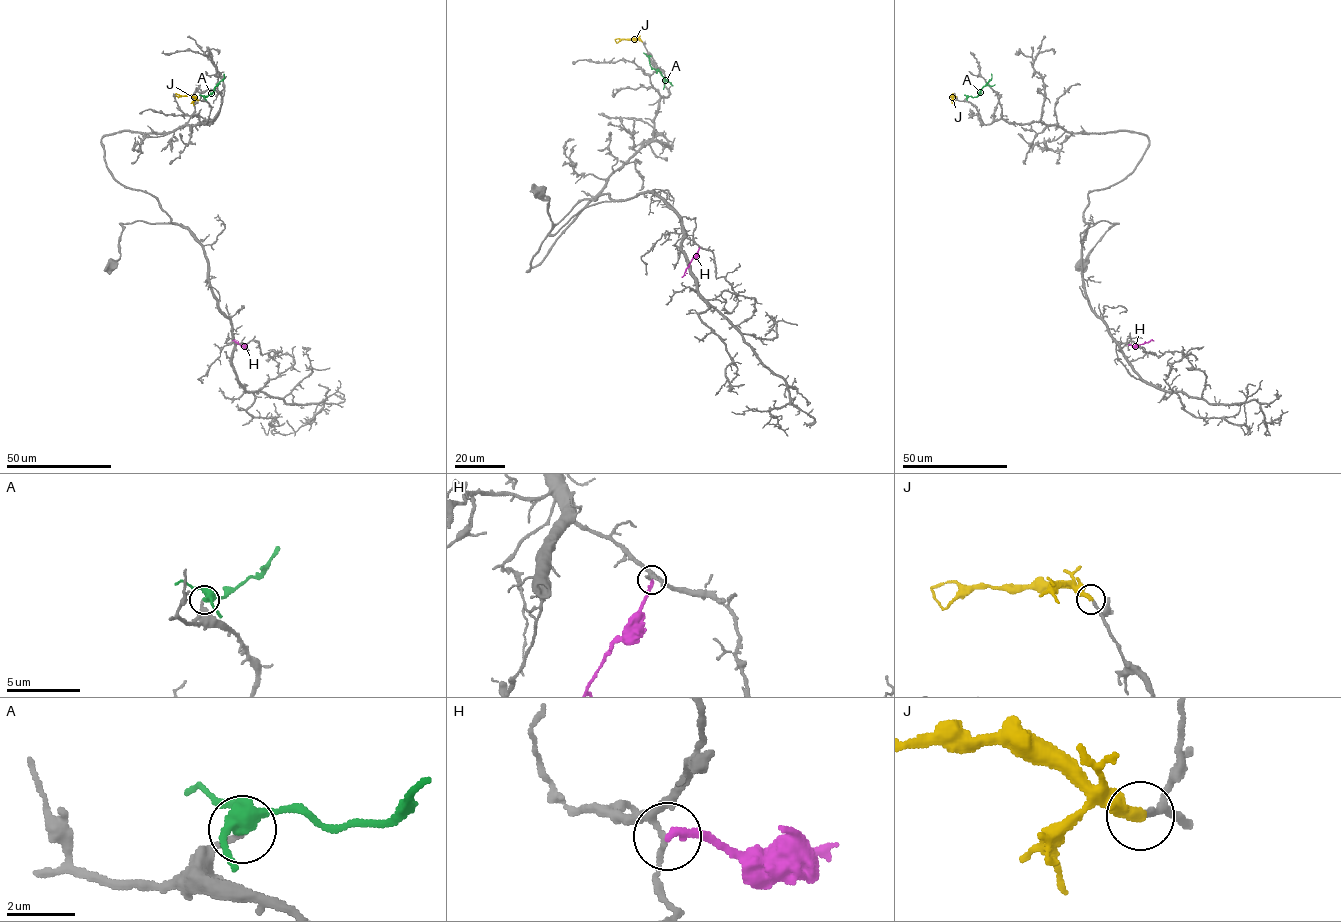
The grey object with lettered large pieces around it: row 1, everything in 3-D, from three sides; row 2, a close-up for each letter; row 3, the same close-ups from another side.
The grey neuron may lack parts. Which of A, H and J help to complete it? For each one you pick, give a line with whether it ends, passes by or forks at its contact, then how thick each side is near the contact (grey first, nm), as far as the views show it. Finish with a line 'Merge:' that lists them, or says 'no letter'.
J: it ends; calibres 190 and 360 nm
Merge: J

